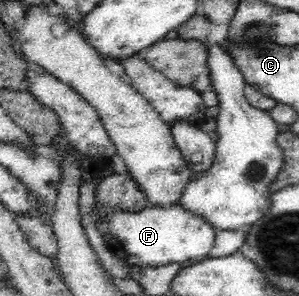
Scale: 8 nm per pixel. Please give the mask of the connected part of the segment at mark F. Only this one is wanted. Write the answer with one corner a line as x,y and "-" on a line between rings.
181,202
167,206
148,203
138,210
127,210
121,206
94,204
90,211
97,232
102,235
104,244
117,252
131,267
155,267
170,263
192,263
206,257
213,247
216,228
202,215
187,210

